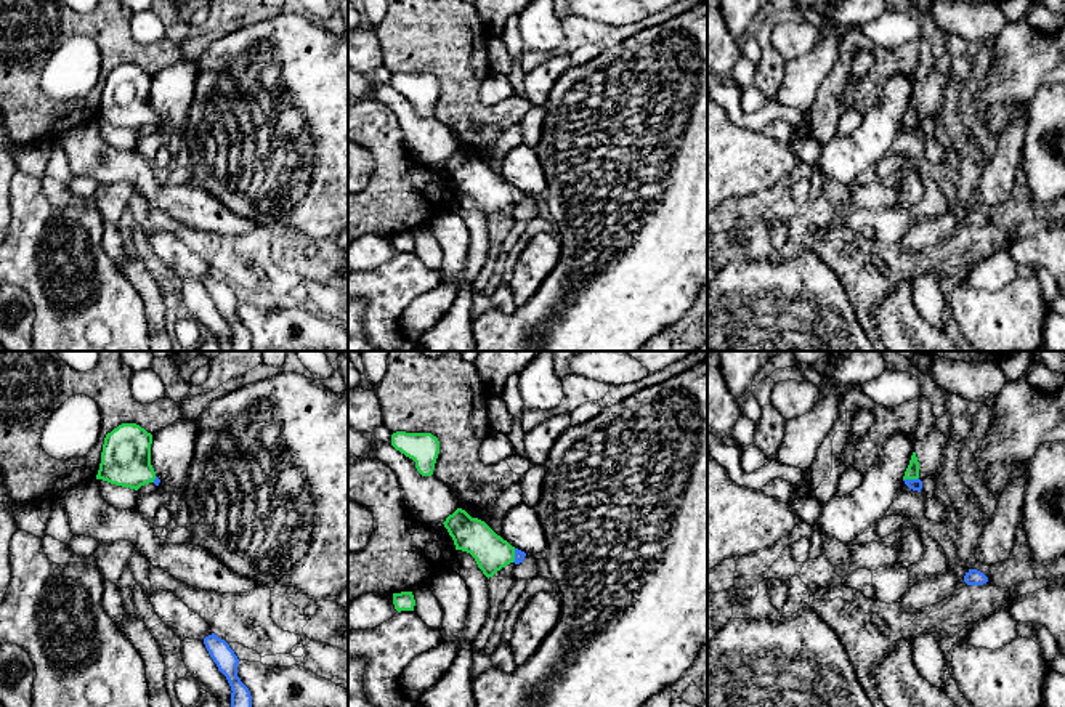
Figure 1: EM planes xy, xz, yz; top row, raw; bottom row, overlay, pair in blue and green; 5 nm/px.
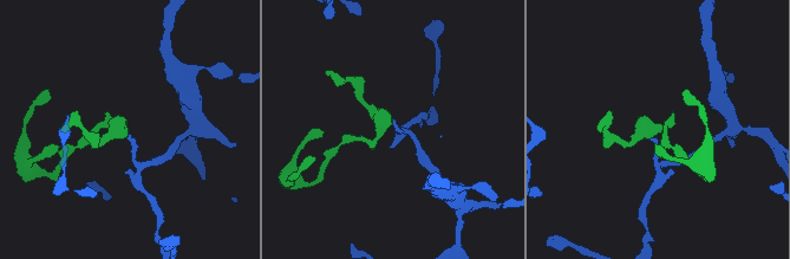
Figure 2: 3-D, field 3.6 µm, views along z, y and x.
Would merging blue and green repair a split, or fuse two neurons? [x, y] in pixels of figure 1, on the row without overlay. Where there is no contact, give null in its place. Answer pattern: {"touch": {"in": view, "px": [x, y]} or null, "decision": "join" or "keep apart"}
{"touch": {"in": "yz", "px": [910, 121]}, "decision": "join"}

